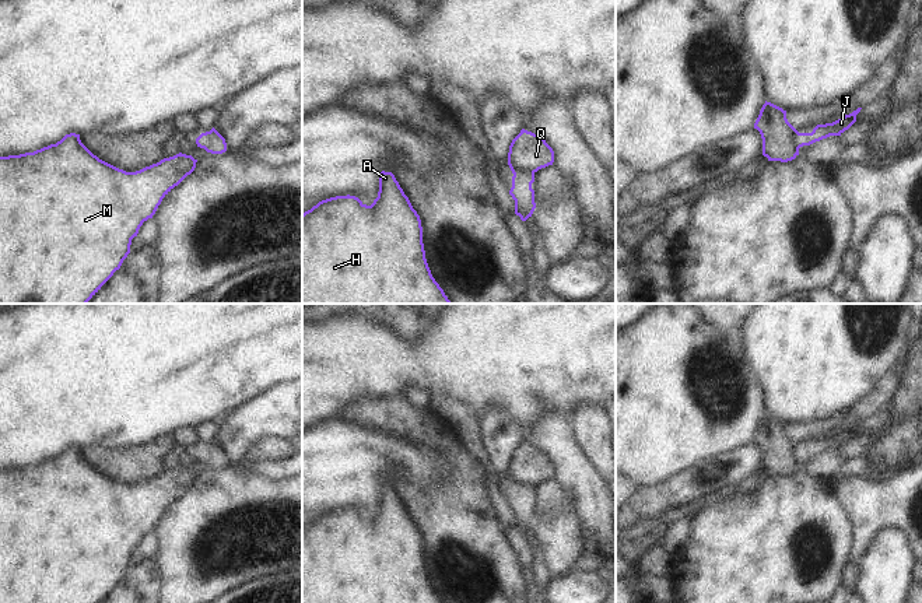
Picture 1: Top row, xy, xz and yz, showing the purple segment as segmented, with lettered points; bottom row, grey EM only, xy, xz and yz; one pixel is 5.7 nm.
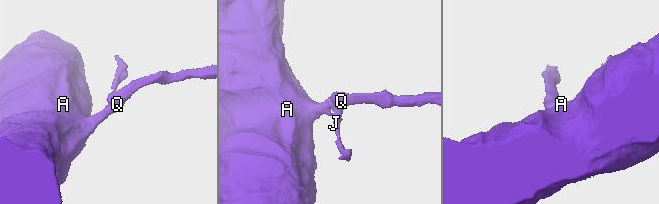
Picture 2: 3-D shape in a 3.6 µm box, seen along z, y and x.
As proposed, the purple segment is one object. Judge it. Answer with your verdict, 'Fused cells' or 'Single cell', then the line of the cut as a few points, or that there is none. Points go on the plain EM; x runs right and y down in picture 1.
Fused cells. Split along xz (514, 486), (533, 487).

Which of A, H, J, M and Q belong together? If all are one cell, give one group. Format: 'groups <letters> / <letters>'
groups A H M Q / J

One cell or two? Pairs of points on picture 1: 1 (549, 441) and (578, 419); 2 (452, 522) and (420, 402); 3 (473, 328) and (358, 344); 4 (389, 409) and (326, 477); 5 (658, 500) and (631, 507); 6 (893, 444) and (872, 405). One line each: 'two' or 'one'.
1: two
2: two
3: one
4: two
5: one
6: two

